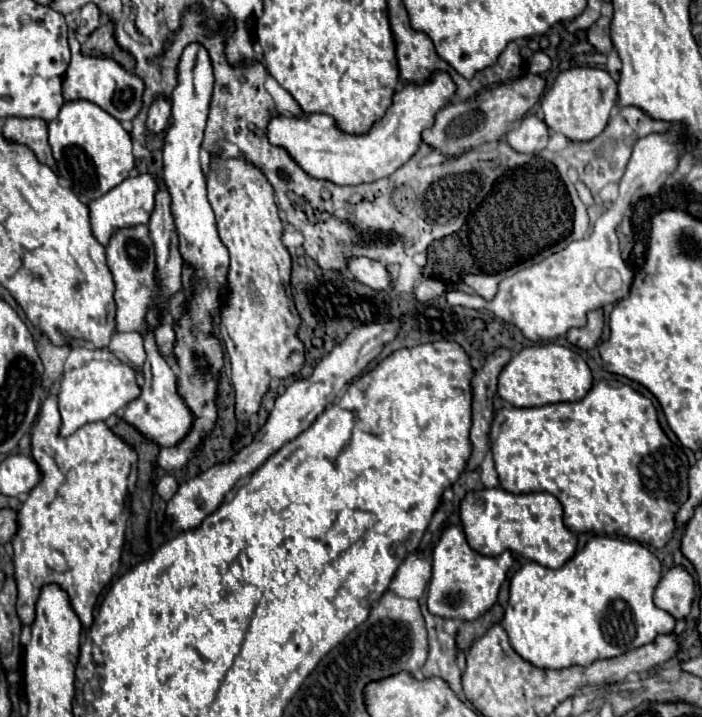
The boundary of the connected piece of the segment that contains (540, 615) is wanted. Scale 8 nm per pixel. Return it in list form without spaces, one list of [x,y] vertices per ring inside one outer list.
[[[594,536],[558,570],[550,570],[538,562],[526,562],[510,582],[510,600],[504,616],[510,644],[524,660],[546,670],[588,666],[594,660],[614,658],[650,644],[656,636],[670,634],[676,626],[676,620],[652,602],[660,572],[658,558],[646,546],[610,536]]]

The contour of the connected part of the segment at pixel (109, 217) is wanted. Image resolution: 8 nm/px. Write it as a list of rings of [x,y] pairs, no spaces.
[[[142,174],[142,176],[136,176],[136,178],[126,178],[122,184],[112,188],[100,200],[90,202],[88,208],[90,208],[90,224],[92,224],[94,238],[102,246],[108,246],[110,238],[118,230],[130,228],[130,226],[136,226],[136,224],[148,224],[150,214],[154,210],[154,192],[156,192],[156,178],[150,176],[150,174]]]

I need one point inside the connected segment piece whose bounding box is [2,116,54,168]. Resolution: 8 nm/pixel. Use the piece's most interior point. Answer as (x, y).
(33, 132)

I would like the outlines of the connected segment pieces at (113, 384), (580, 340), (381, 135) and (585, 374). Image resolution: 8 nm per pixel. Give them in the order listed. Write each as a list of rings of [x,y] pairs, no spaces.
[[[92,360],[82,368],[64,372],[60,380],[60,390],[58,390],[58,406],[62,414],[60,434],[70,436],[84,424],[106,420],[108,416],[122,412],[124,406],[136,400],[136,396],[140,396],[136,370],[126,362],[114,364],[112,360]]]
[[[592,310],[588,312],[588,322],[586,326],[582,328],[572,328],[566,338],[570,344],[578,346],[578,348],[584,348],[584,350],[590,350],[596,346],[600,334],[602,334],[602,328],[604,328],[604,316],[600,310]]]
[[[432,72],[424,84],[404,84],[394,94],[386,116],[378,120],[368,134],[344,134],[336,128],[334,118],[328,114],[284,116],[276,112],[268,124],[268,140],[272,146],[284,148],[290,158],[316,180],[330,180],[338,186],[366,184],[390,176],[418,152],[424,128],[432,128],[436,112],[440,112],[454,94],[456,84],[448,72]]]
[[[554,342],[520,350],[498,376],[498,396],[518,408],[544,406],[554,402],[576,402],[586,396],[590,386],[592,374],[582,356],[572,348]]]

